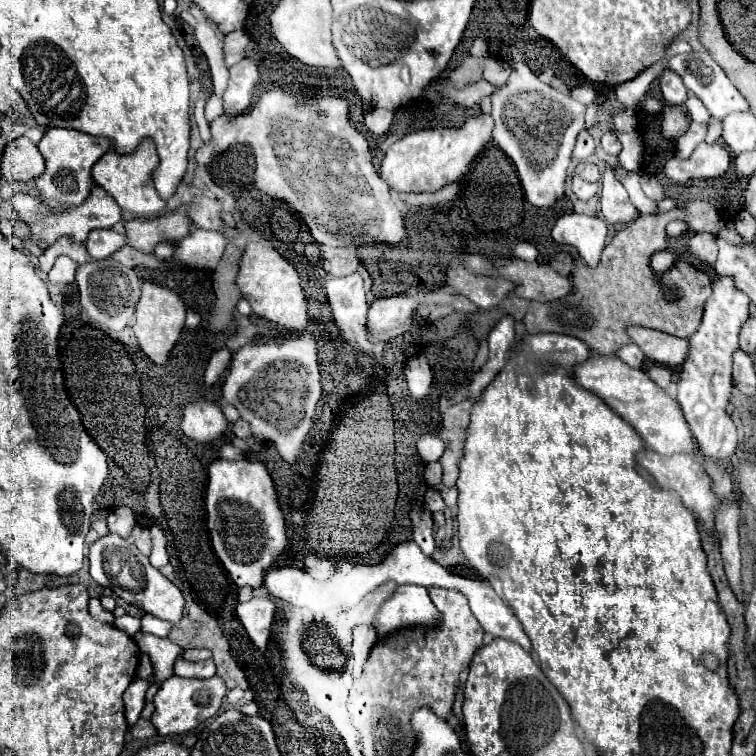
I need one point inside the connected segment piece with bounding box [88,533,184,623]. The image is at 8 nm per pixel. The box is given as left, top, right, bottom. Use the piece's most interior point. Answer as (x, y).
(115, 563)

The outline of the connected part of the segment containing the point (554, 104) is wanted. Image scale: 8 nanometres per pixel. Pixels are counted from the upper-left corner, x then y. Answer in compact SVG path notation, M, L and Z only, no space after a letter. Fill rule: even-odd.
M510 44L510 77L492 93L492 117L496 127L493 141L512 159L518 177L524 187L526 199L540 209L554 207L554 203L564 195L566 171L570 165L570 155L576 143L576 137L582 129L592 129L596 125L608 125L618 113L626 111L622 103L616 101L614 91L604 93L602 103L582 105L566 93L556 91L554 87L542 83L526 64L521 49ZM536 161L548 161L544 167L534 165Z

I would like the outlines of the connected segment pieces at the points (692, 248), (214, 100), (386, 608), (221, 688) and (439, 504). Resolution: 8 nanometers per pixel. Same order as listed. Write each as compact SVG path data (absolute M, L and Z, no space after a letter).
M696 233L688 241L686 251L708 265L714 265L714 261L716 261L716 237L710 233Z
M212 95L210 99L208 99L208 103L206 103L206 119L208 121L212 121L212 119L216 119L218 115L222 115L224 111L222 111L222 97L220 95Z
M400 585L376 613L372 625L376 633L386 635L410 625L436 625L440 613L432 605L428 591L420 585Z
M172 675L160 685L160 691L154 695L156 711L152 715L152 723L158 729L158 735L188 733L208 717L218 713L224 695L226 695L226 685L218 675L214 675L212 679L186 679Z
M429 488L424 496L424 502L432 511L444 511L447 507L439 492L434 488Z

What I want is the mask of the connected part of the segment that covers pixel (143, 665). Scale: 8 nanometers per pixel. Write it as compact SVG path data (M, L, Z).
M146 653L140 655L140 663L138 663L138 671L136 671L136 675L138 675L140 679L146 679L146 681L150 681L152 675L154 675L154 669L152 669L152 663L150 663L150 657L148 657Z

